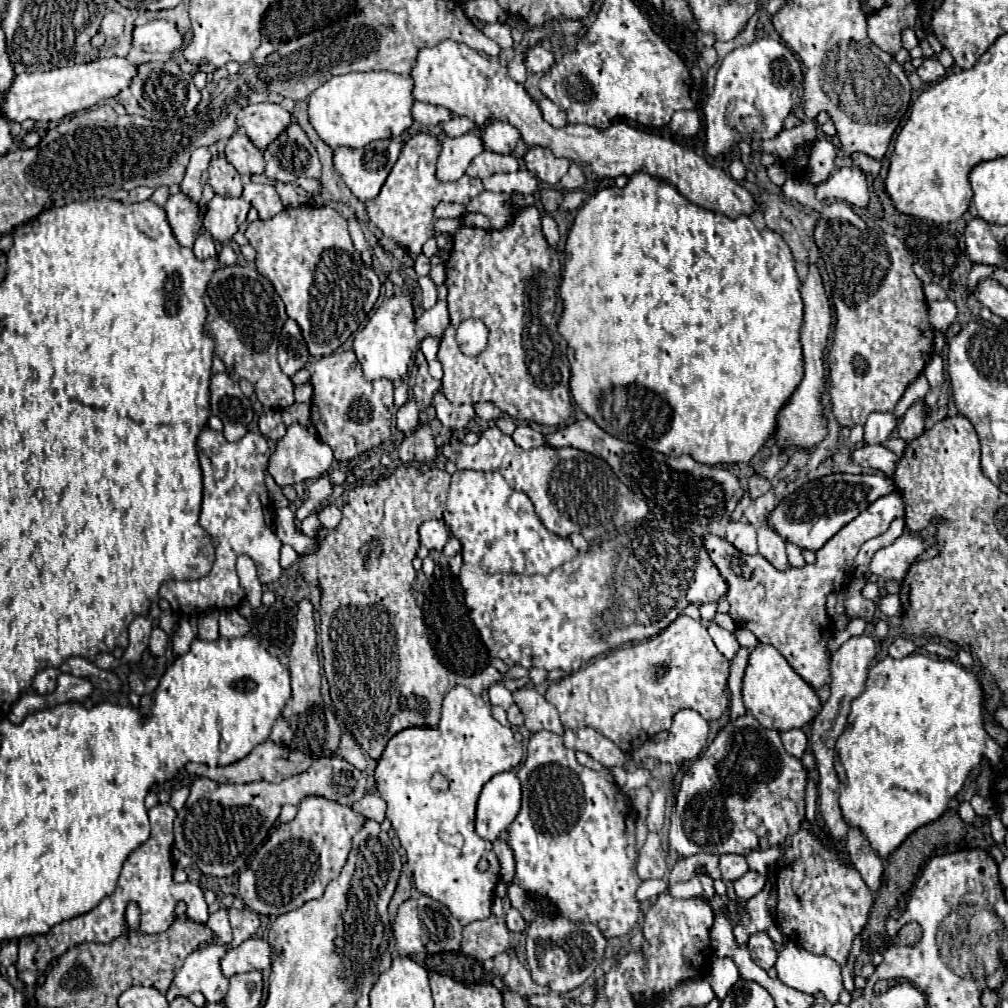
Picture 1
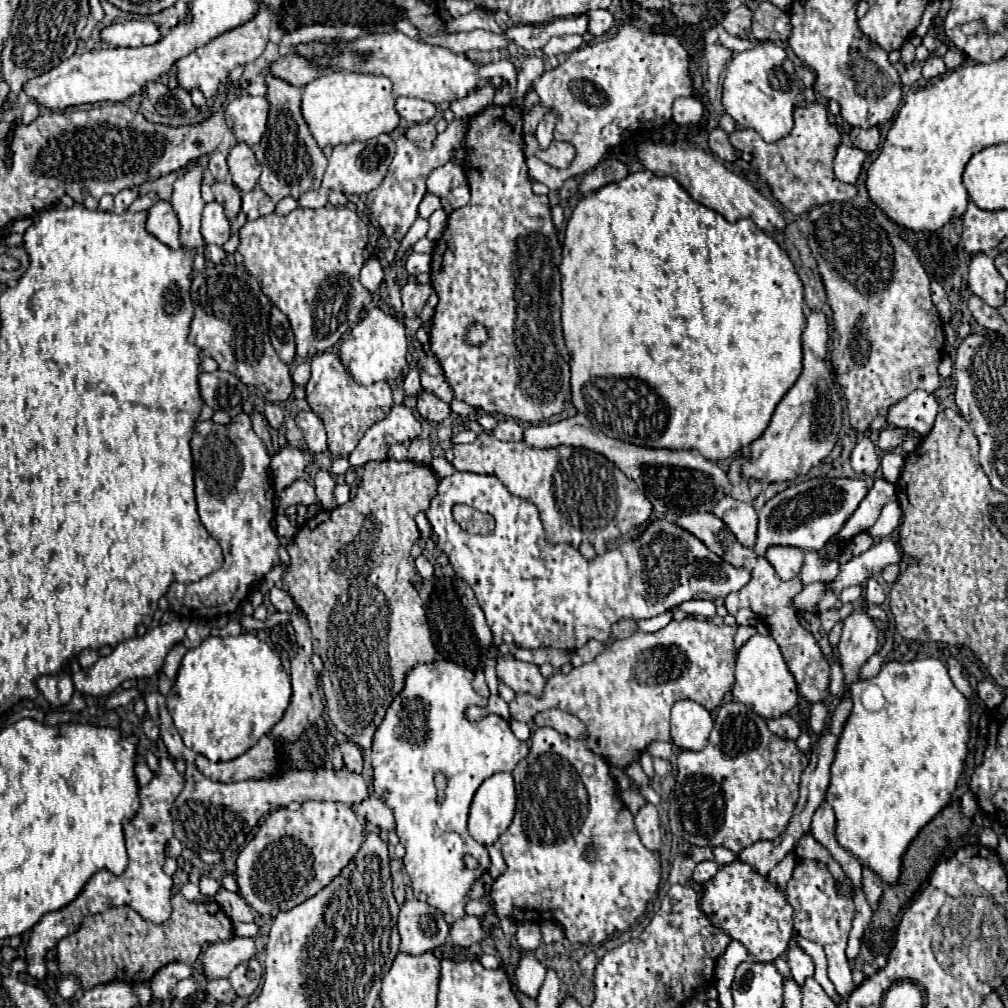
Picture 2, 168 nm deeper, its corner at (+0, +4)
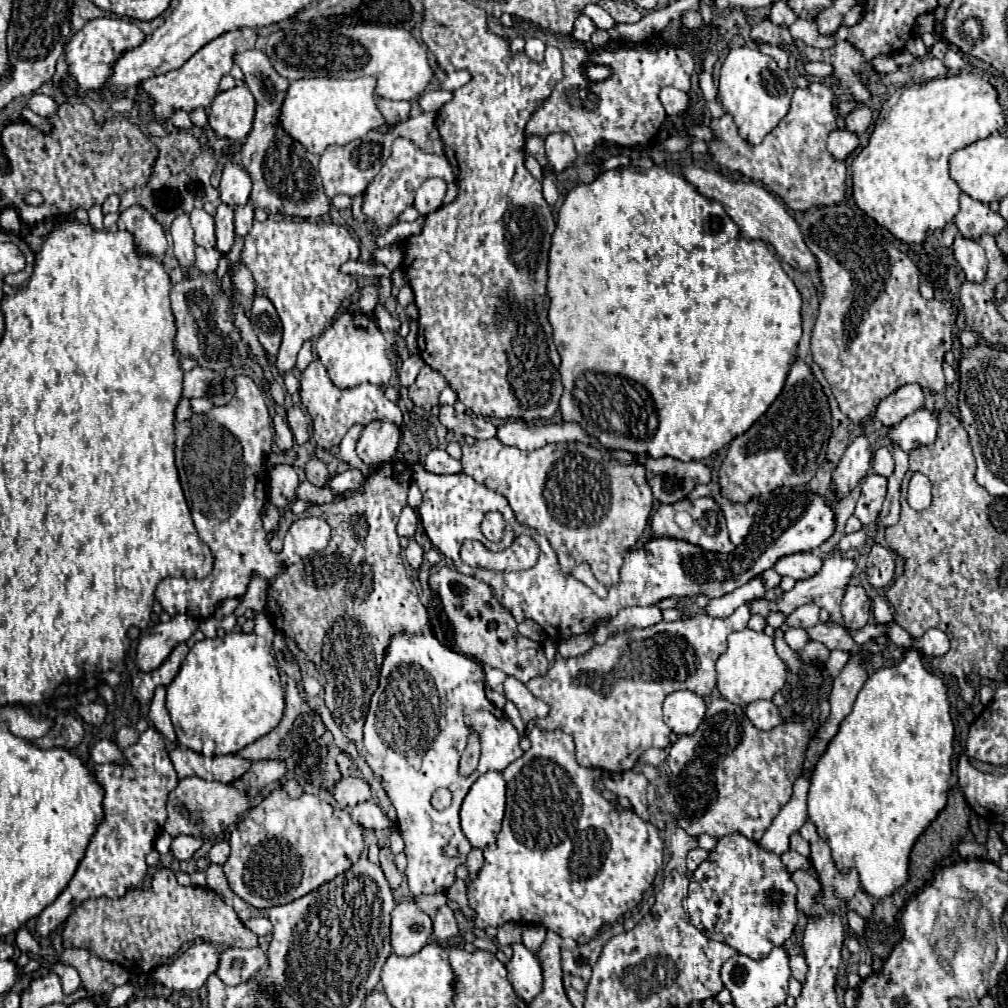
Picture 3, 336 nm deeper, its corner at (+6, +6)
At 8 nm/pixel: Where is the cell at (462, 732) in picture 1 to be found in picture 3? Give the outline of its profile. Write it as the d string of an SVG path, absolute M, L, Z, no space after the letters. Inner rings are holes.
M401 634L393 638L389 644L389 654L381 666L379 688L371 698L371 706L365 720L365 760L371 766L375 778L381 782L383 790L387 792L391 804L397 810L397 830L405 842L405 856L407 856L407 882L411 894L417 898L421 894L439 894L447 892L449 886L455 882L455 868L467 862L469 852L473 846L465 838L459 826L459 808L463 798L467 796L471 784L489 770L505 770L513 760L523 756L519 746L519 732L503 714L503 710L495 708L485 698L485 678L483 668L469 656L457 654L445 648L433 634L423 636L409 636ZM475 732L481 740L481 758L479 766L471 776L459 774L459 758L467 746L469 734ZM437 788L447 788L453 792L453 802L445 810L435 810L429 804L429 792ZM447 846L455 846L459 850L457 858L449 858L445 854Z

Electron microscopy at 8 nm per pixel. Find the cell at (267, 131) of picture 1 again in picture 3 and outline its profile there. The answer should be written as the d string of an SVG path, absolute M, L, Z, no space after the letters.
M247 86L219 92L209 110L209 126L233 142L243 142L253 128L255 98Z

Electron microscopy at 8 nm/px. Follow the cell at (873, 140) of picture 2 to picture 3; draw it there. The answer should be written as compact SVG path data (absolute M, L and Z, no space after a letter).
M861 106L859 110L853 110L847 118L845 118L847 130L855 132L855 134L865 134L867 128L871 126L871 110L867 106Z

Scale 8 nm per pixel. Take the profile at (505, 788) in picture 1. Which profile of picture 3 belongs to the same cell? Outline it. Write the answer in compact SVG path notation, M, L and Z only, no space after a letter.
M489 772L475 780L461 806L461 830L475 848L495 842L505 812L503 774Z

